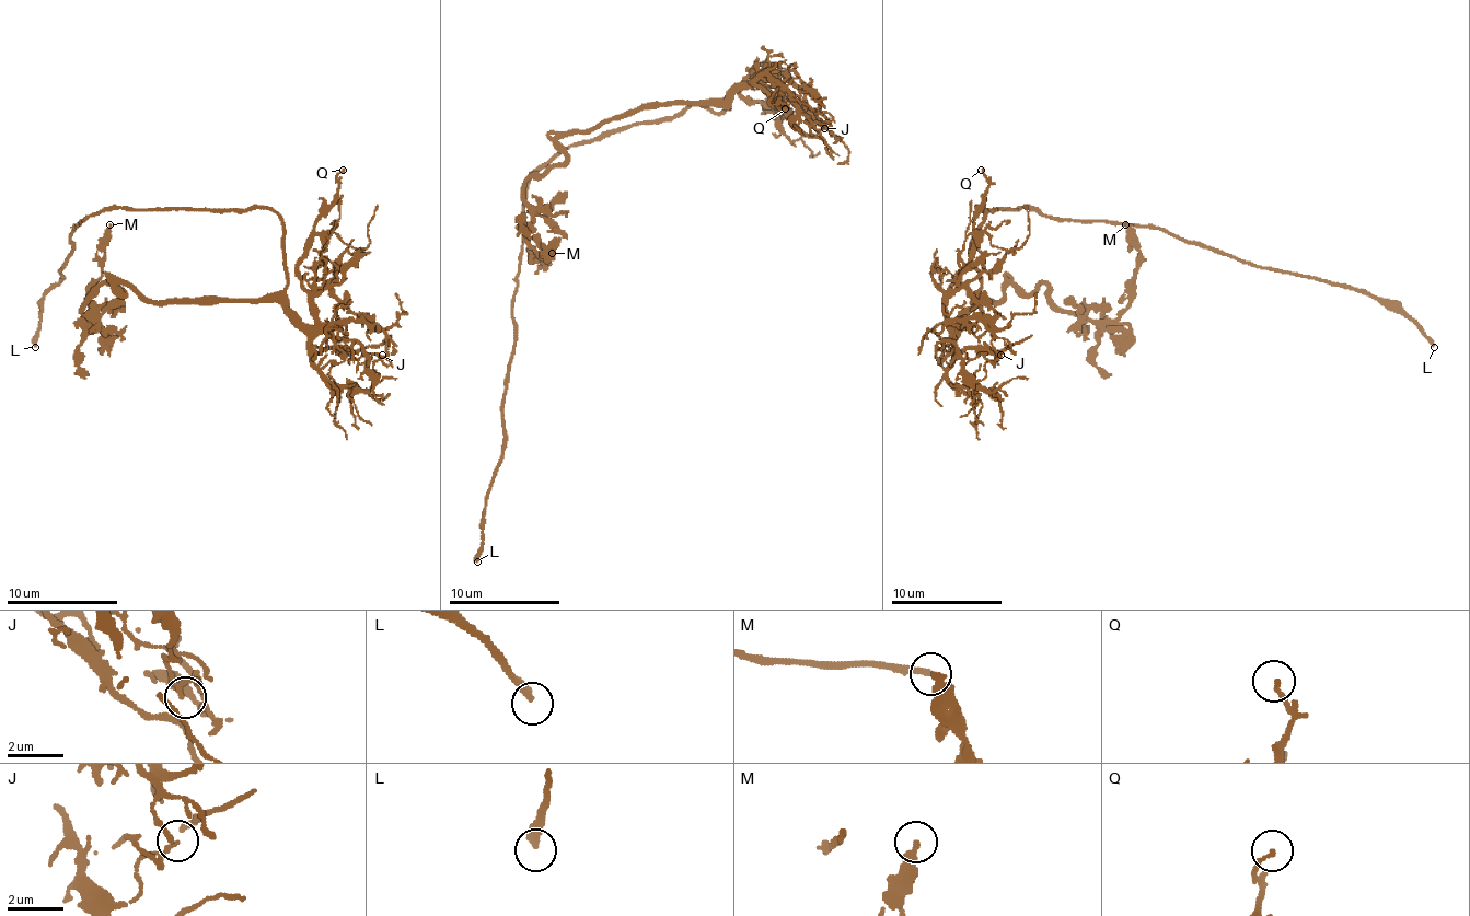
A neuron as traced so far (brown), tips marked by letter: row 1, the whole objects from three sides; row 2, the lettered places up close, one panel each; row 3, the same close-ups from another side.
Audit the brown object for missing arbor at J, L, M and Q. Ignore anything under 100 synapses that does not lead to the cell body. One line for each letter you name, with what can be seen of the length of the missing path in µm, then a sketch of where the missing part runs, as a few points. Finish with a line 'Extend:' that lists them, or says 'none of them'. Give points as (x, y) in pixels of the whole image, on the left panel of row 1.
L: Missing length about 10 µm. Course of what is missing: (35, 347), (32, 358), (44, 369), (66, 378), (82, 394), (77, 399)
Extend: L

